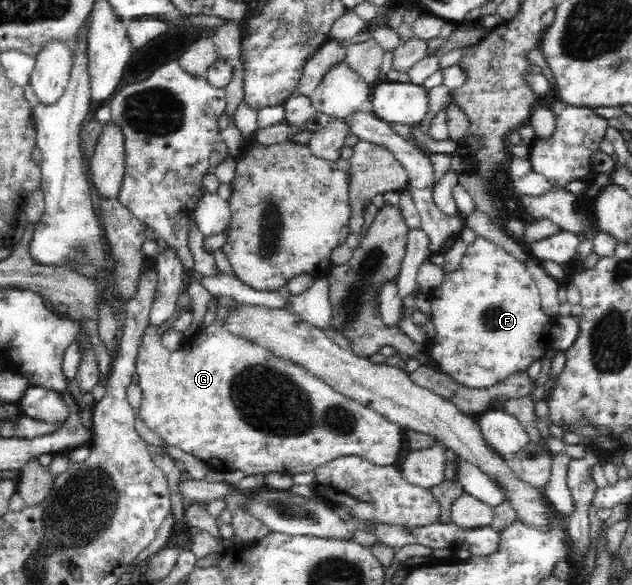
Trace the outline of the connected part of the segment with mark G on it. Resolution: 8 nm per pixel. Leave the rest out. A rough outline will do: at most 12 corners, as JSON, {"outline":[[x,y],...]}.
{"outline":[[146,324],[136,415],[216,477],[398,460],[401,427],[223,328]]}

